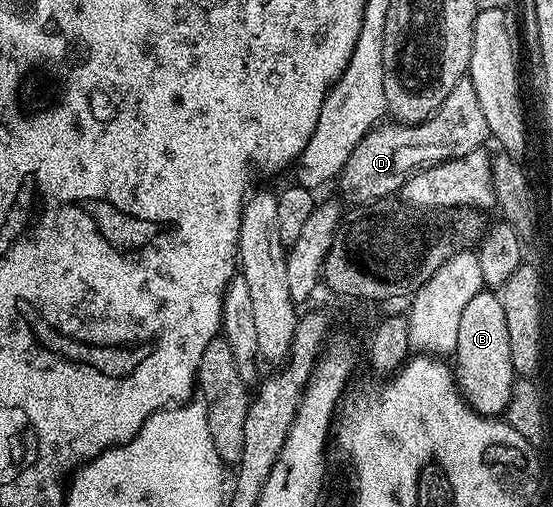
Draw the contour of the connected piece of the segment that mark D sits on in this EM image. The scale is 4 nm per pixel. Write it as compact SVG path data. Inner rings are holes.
M464 77L448 92L440 108L422 122L386 120L369 130L352 149L336 178L336 185L342 189L343 200L354 206L378 202L393 190L394 193L401 191L414 171L450 158L466 158L483 145L481 142L489 134L488 120L484 120L480 100L476 100L476 88L472 88L469 77Z

